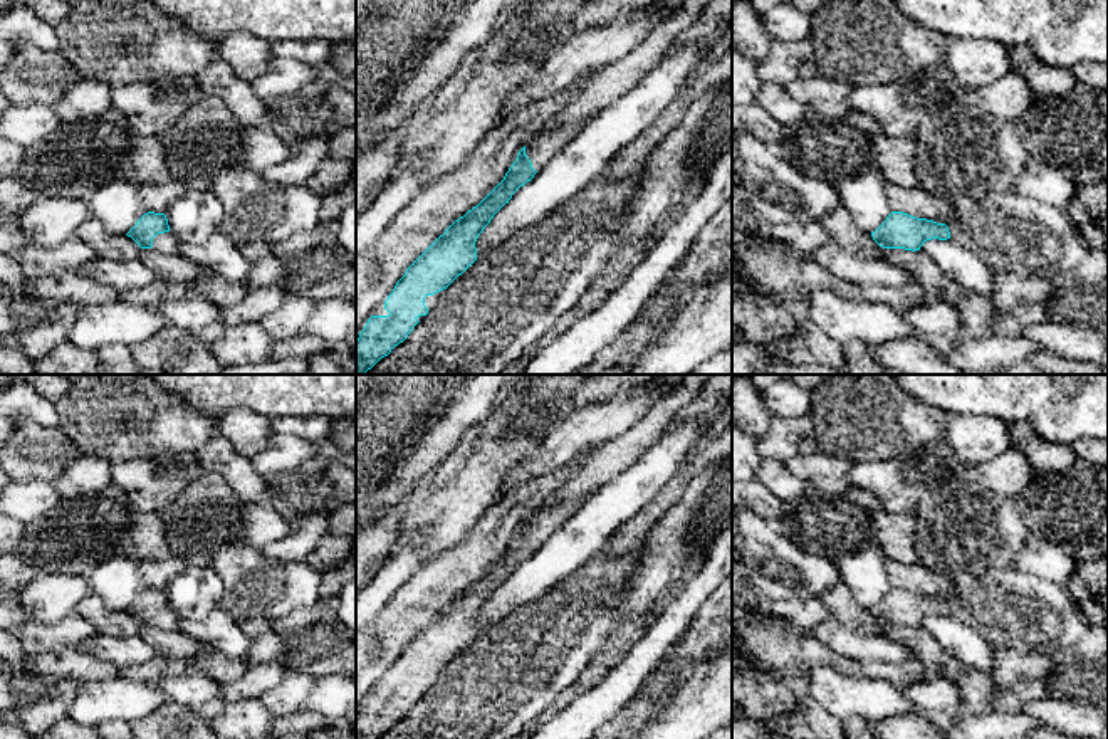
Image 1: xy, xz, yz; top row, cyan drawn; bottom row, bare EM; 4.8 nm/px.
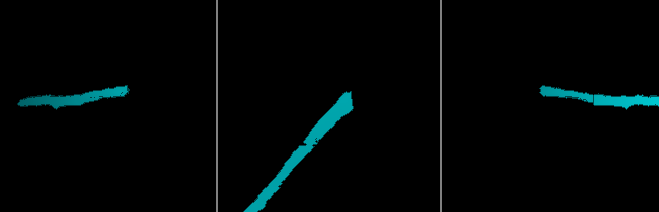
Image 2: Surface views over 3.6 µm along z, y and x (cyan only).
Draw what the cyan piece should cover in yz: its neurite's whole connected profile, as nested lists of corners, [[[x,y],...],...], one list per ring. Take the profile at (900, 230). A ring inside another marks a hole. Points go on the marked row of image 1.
[[[891,212],[886,220],[871,232],[873,240],[883,249],[920,250],[932,238],[950,238],[949,227],[927,218],[917,218],[903,212]]]

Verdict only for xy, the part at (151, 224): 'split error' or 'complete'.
split error

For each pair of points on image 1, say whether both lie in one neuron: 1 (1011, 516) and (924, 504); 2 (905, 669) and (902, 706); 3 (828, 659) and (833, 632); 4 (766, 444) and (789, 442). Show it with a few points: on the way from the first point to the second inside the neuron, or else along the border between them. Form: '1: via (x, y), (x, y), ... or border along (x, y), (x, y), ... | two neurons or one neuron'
1: via (989, 516), (945, 514) | one neuron
2: border along (862, 674), (872, 679), (887, 679), (898, 687) | two neurons
3: border along (811, 634), (835, 652), (858, 662) | two neurons
4: via (771, 444), (784, 442) | one neuron

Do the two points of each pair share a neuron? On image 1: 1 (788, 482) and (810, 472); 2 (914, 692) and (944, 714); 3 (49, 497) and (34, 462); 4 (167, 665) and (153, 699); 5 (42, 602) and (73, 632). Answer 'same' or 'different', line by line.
1: different
2: same
3: different
4: different
5: different

